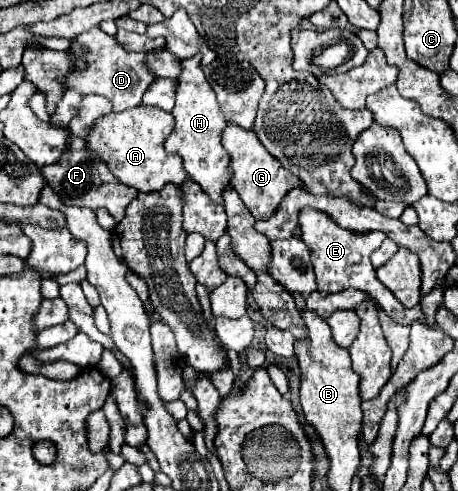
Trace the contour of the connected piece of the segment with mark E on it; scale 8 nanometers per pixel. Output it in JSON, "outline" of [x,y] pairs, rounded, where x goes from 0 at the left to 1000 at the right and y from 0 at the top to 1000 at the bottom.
{"outline":[[[666,422],[653,434],[653,458],[657,458],[657,487],[662,495],[670,495],[675,515],[679,515],[679,536],[683,536],[683,552],[692,564],[692,585],[701,601],[718,601],[718,597],[740,597],[749,589],[784,589],[797,593],[814,613],[823,613],[836,633],[845,633],[845,642],[876,658],[876,662],[893,662],[906,650],[924,650],[924,637],[915,629],[915,621],[906,621],[902,629],[884,629],[862,605],[858,597],[823,568],[819,548],[806,532],[806,519],[836,495],[836,487],[845,479],[836,479],[832,470],[819,475],[771,475],[758,466],[745,466],[736,454],[727,454],[710,434],[688,430],[679,422]]]}

